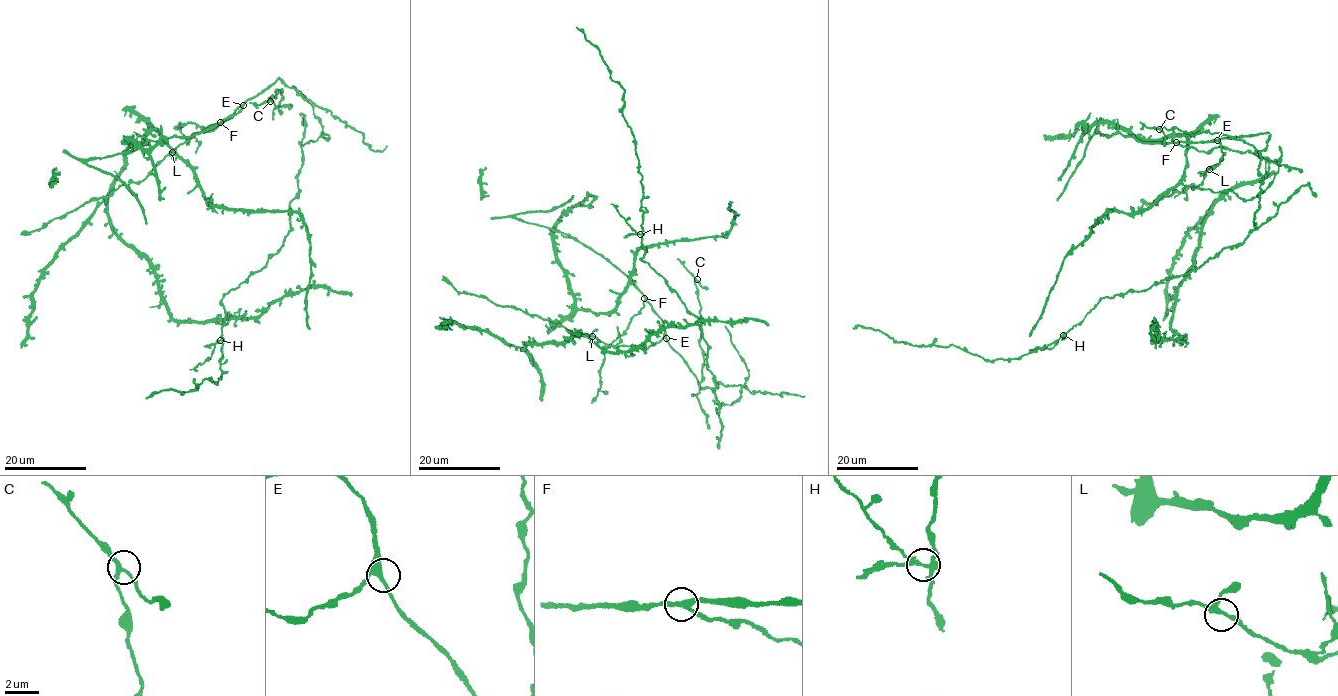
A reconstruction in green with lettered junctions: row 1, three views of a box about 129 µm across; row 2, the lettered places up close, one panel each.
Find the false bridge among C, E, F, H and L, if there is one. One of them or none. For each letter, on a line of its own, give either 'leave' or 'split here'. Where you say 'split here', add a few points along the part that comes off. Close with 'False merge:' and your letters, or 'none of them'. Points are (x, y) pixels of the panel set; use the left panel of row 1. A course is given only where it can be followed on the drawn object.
C: leave
E: leave
F: leave
H: split here; foreign part runs (219, 340), (210, 358), (190, 370)
L: leave
False merge: H

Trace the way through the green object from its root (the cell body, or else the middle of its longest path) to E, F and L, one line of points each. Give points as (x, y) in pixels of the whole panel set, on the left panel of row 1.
E: (139, 181), (179, 145), (197, 132), (213, 131), (243, 105)
F: (139, 181), (179, 145), (197, 132), (213, 131), (241, 107), (220, 122)
L: (139, 181), (172, 152)

